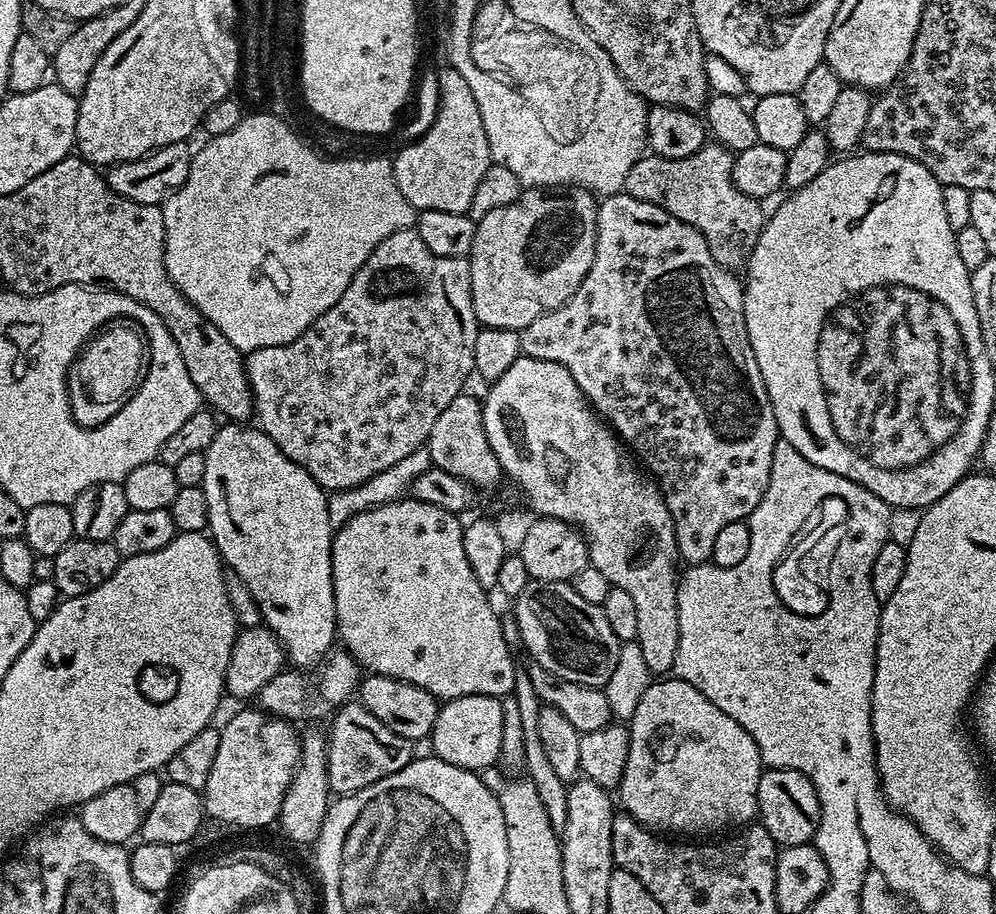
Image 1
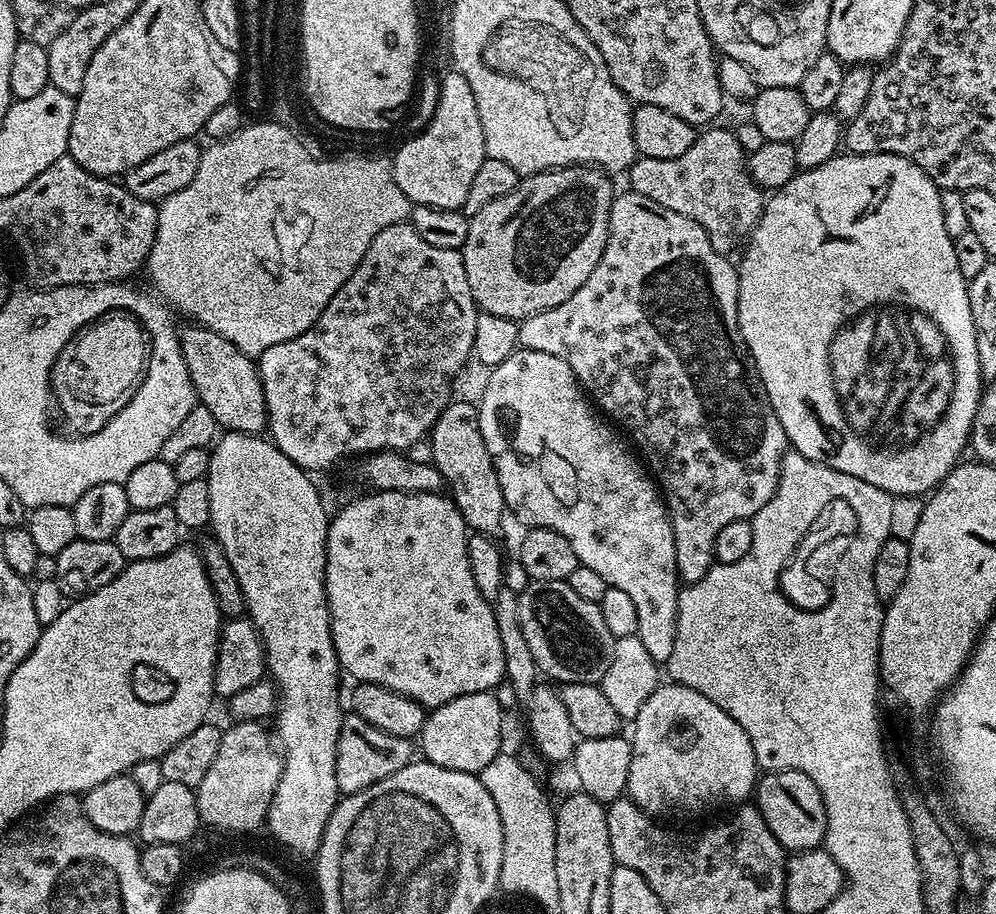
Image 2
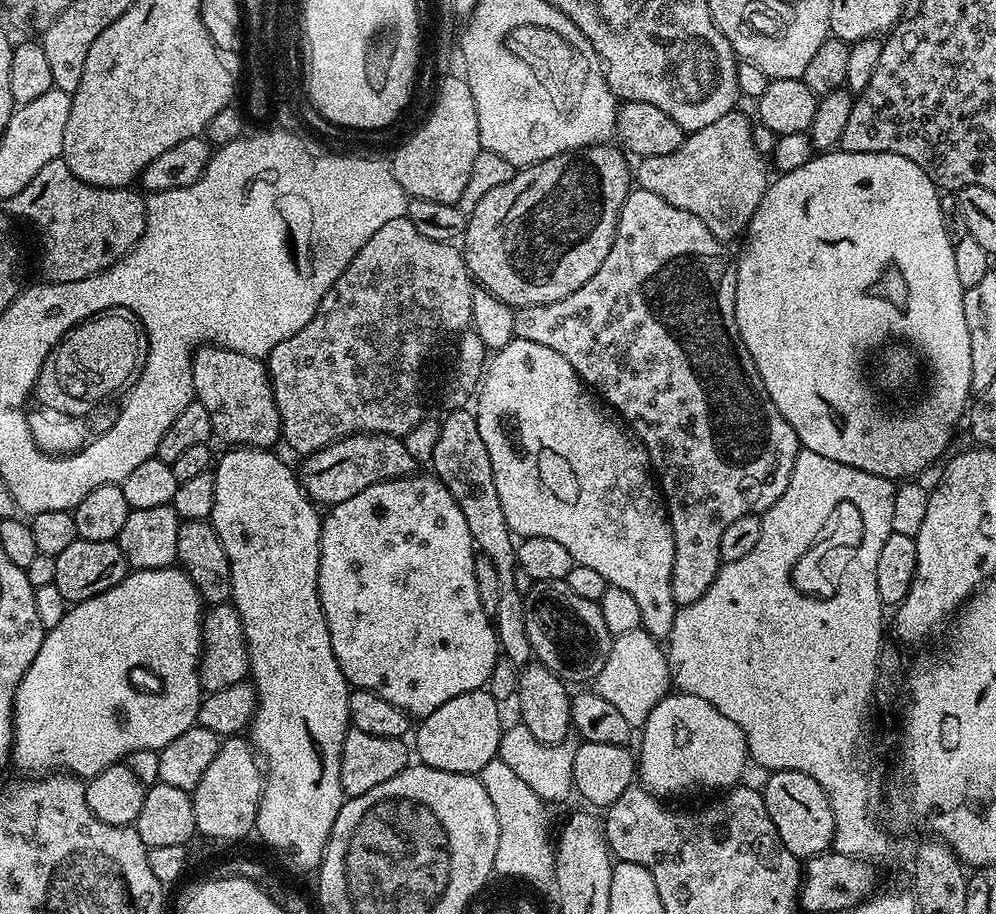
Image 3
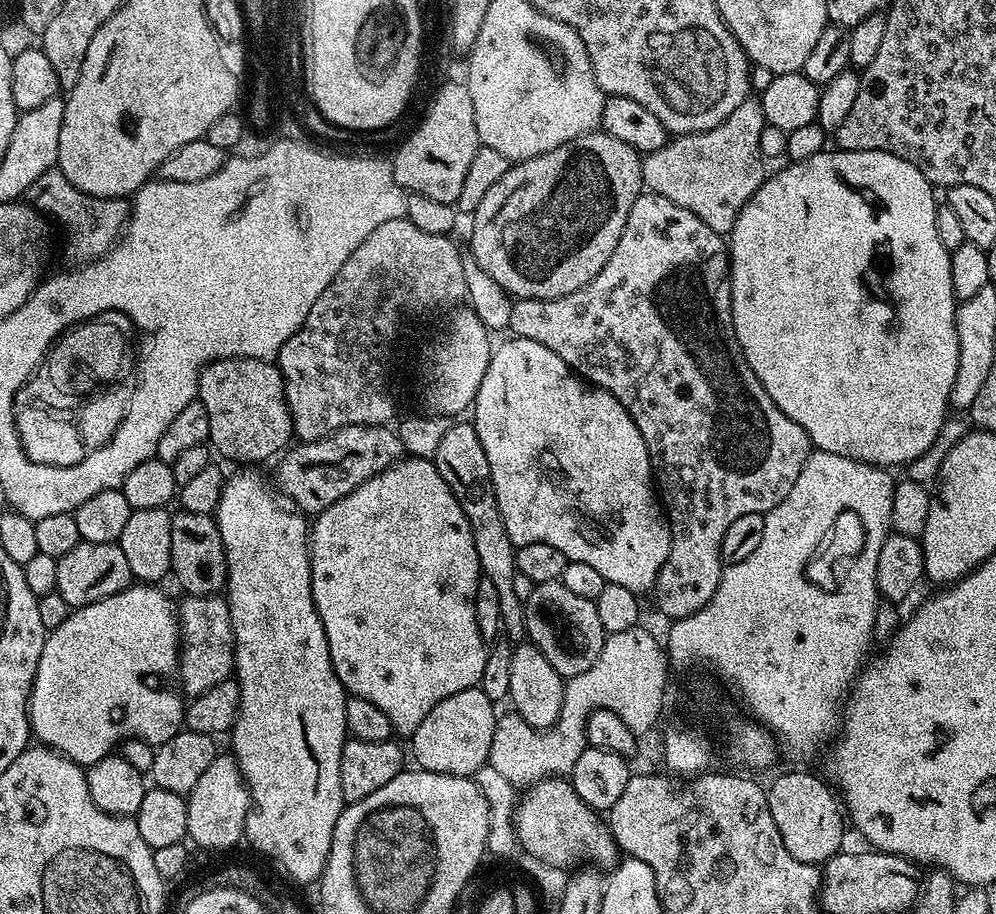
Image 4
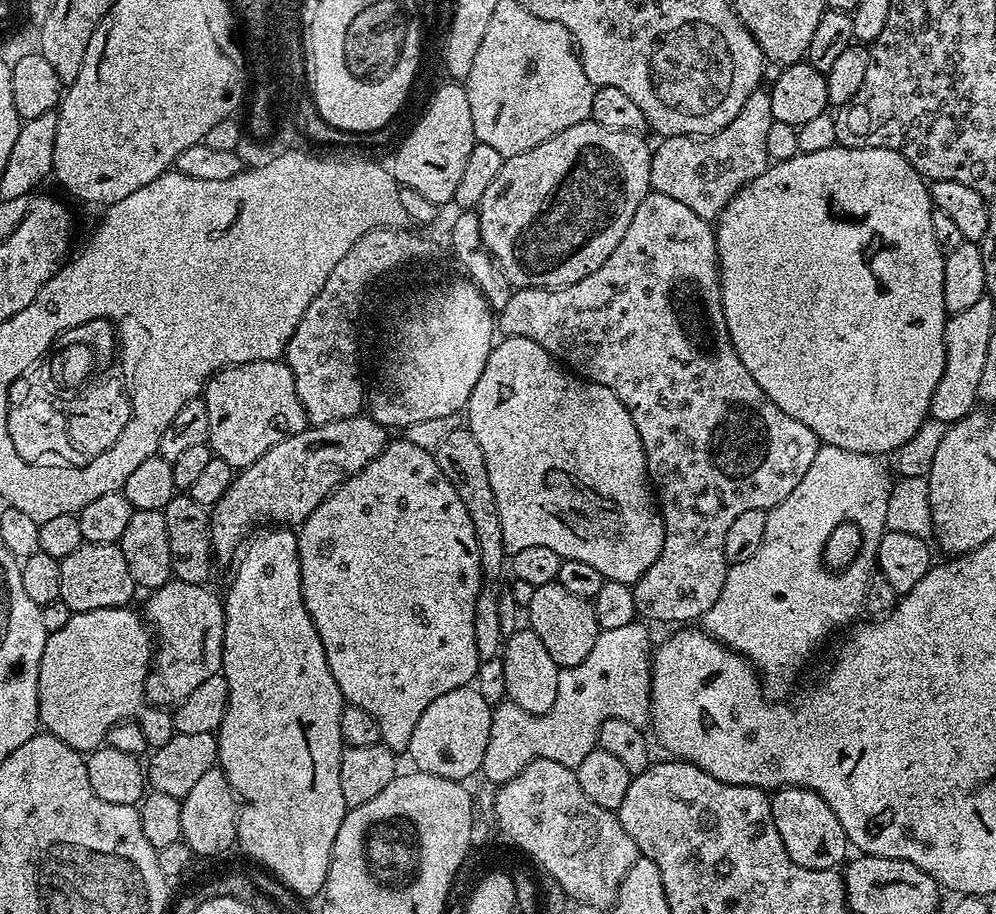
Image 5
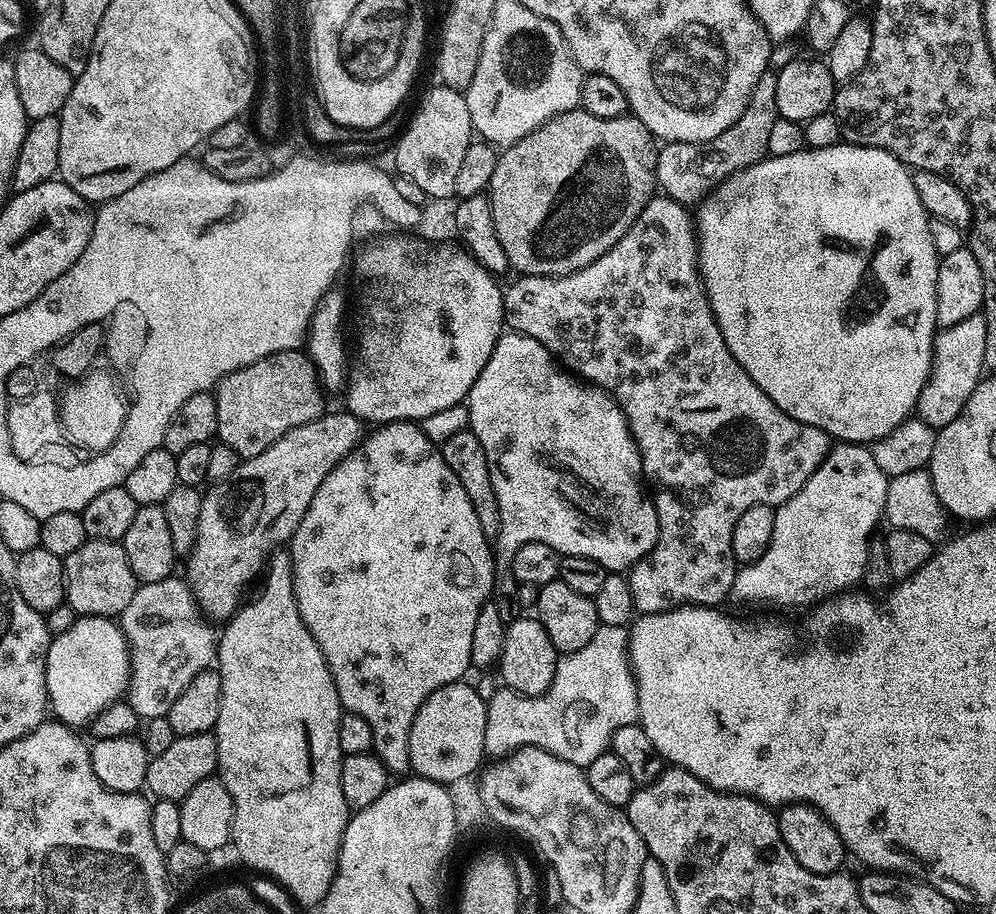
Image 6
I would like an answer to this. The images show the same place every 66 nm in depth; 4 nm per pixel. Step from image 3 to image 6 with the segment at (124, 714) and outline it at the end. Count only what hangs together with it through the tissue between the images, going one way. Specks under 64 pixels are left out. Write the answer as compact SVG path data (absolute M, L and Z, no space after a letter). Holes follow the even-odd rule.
M82 616L72 623L70 630L51 637L44 669L51 715L61 724L80 730L83 729L83 724L91 725L100 713L105 712L127 693L128 679L132 677L130 645L115 619L106 616Z

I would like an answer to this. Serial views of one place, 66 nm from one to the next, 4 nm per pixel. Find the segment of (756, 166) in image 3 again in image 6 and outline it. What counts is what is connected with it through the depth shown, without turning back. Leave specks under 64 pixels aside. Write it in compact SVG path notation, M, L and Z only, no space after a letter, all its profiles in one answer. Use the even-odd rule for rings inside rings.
M769 70L758 78L758 86L754 86L754 94L750 94L750 102L746 110L730 126L730 130L722 130L718 138L707 140L704 144L698 142L678 142L677 144L668 142L659 149L656 158L656 182L659 191L672 200L677 200L679 204L685 206L696 206L705 198L709 197L717 185L727 180L734 172L742 168L748 168L758 160L763 160L768 156L767 140L770 139L770 129L774 127L774 122L778 119L778 86L776 85L776 72Z

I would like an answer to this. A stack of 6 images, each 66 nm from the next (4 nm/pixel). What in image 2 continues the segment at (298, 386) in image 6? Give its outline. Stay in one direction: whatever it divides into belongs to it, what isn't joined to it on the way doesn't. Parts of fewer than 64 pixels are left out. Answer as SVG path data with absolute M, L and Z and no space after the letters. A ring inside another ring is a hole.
M195 322L187 326L189 328L181 327L178 332L180 349L199 404L206 406L206 410L214 414L221 429L230 432L263 433L268 426L268 411L257 361L242 354L242 350L234 346L234 342L226 342L222 334Z

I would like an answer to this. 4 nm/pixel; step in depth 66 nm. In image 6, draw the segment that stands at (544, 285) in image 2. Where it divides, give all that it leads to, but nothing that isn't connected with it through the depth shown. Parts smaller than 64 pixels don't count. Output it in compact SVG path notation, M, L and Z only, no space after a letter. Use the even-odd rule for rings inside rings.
M577 110L563 112L546 121L526 138L509 144L499 153L486 195L492 203L494 230L502 250L520 276L565 276L590 266L642 214L657 191L656 158L658 144L651 130L638 117L594 118Z

